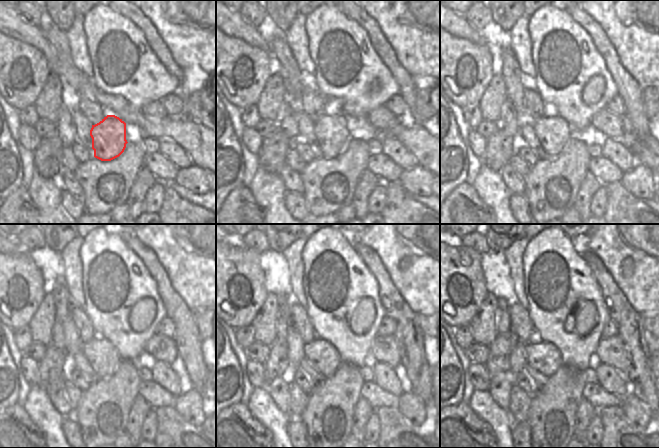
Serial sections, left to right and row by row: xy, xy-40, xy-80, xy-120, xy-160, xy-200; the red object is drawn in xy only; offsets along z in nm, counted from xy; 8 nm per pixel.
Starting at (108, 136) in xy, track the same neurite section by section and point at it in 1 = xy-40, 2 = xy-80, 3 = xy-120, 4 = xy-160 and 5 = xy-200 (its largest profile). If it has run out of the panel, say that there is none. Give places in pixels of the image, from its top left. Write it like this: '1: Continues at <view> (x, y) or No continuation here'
1: Continues at xy-40 (331, 130)
2: Continues at xy-80 (553, 132)
3: Continues at xy-120 (103, 357)
4: Continues at xy-160 (323, 356)
5: Continues at xy-200 (544, 357)

